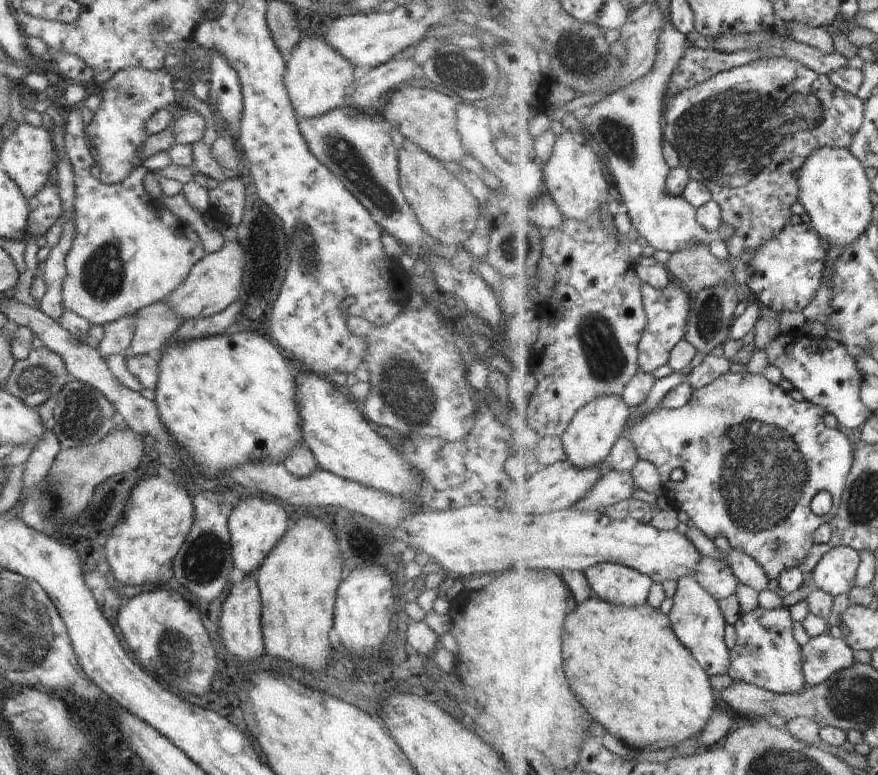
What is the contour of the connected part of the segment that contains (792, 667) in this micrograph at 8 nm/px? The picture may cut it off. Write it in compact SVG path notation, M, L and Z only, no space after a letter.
M758 606L743 615L735 624L739 637L729 674L736 681L746 681L777 693L804 691L809 685L802 668L802 645L794 634L794 621L791 607L764 610Z

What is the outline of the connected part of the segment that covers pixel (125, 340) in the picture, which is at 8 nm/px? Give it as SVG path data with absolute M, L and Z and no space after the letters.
M126 315L103 327L104 338L96 347L102 354L102 358L106 359L108 356L118 356L118 354L126 355L126 350L131 345L132 336L134 336L135 317Z

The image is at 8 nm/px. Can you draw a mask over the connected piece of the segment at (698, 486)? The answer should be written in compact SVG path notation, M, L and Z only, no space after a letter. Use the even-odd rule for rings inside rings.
M752 372L747 373L726 373L724 376L721 376L720 378L717 378L712 384L709 384L708 386L705 386L701 389L696 389L696 392L694 393L694 396L692 397L692 400L682 408L679 409L670 409L668 406L664 406L664 404L660 404L656 410L652 410L652 412L648 412L646 414L646 418L642 418L642 420L638 420L636 424L629 424L629 428L626 428L626 431L624 432L624 436L626 436L626 432L630 433L630 438L634 440L634 444L636 444L636 448L638 448L638 454L640 454L640 458L649 460L650 462L654 462L656 466L658 466L658 470L660 470L660 474L662 475L662 482L664 483L664 490L666 493L664 494L668 498L668 504L669 506L672 506L676 508L676 510L679 510L682 512L686 512L691 520L694 522L695 526L702 530L712 541L715 541L716 538L720 536L726 536L728 540L730 540L732 546L734 548L738 548L738 550L744 550L744 552L750 554L752 558L755 558L761 565L764 570L766 570L766 574L770 577L770 580L776 580L777 578L780 578L782 576L782 572L784 570L790 570L790 568L799 568L801 569L802 566L805 565L806 558L810 556L810 550L814 548L814 544L817 542L817 532L818 529L821 528L822 525L828 524L832 522L838 514L841 513L842 505L844 504L844 498L845 498L845 492L846 492L846 484L848 484L850 474L852 474L852 469L854 468L854 460L856 456L854 456L854 448L855 448L855 435L847 432L846 430L843 430L842 428L834 430L833 428L830 428L828 424L826 424L826 416L828 415L828 410L824 410L822 406L816 406L813 402L810 402L809 400L804 399L802 402L798 402L790 392L786 392L782 386L779 384L774 384L774 382L770 382L766 376L763 375L756 375L752 374ZM825 491L830 493L830 496L832 496L833 500L833 506L832 509L828 514L825 516L820 516L818 514L814 513L814 510L812 510L812 500L820 494L820 492Z

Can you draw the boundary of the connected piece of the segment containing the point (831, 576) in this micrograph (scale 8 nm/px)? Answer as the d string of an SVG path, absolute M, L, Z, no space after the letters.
M836 546L814 570L814 587L834 596L849 593L857 584L862 553L851 546Z

